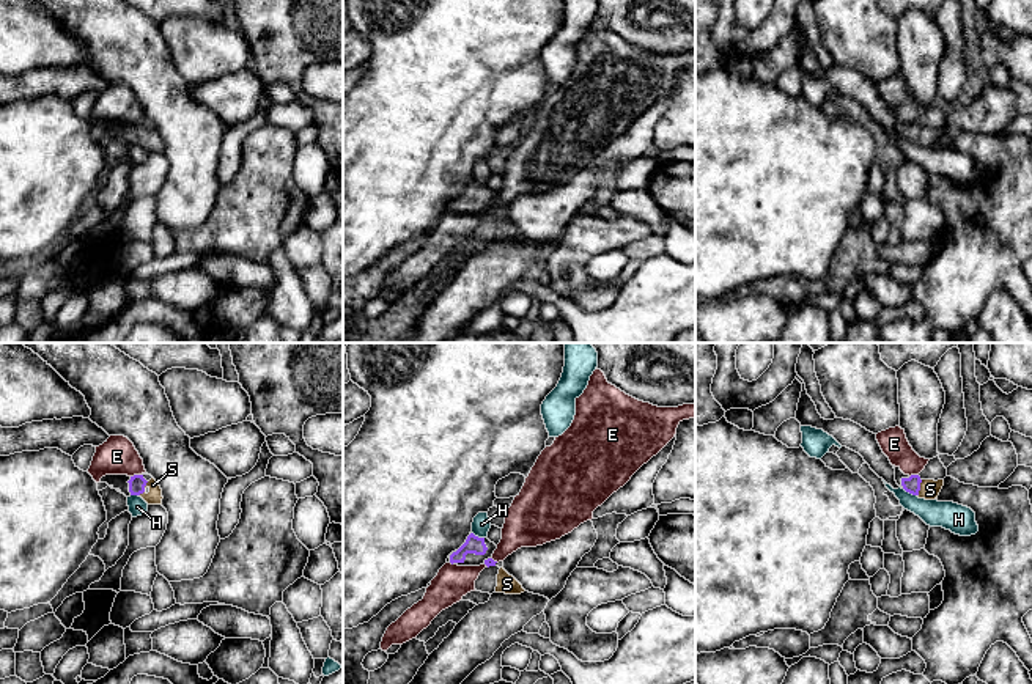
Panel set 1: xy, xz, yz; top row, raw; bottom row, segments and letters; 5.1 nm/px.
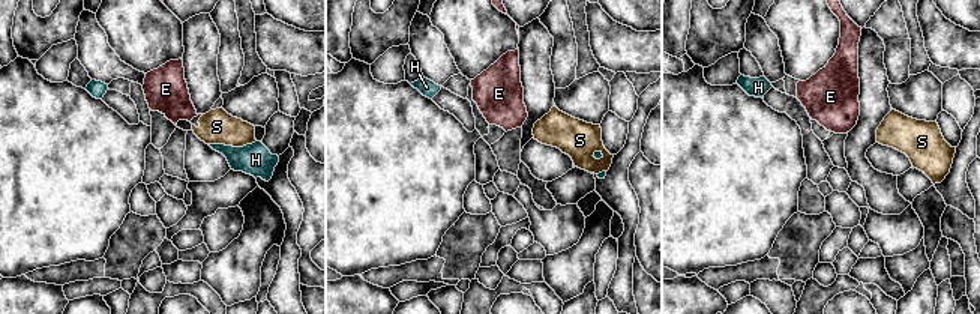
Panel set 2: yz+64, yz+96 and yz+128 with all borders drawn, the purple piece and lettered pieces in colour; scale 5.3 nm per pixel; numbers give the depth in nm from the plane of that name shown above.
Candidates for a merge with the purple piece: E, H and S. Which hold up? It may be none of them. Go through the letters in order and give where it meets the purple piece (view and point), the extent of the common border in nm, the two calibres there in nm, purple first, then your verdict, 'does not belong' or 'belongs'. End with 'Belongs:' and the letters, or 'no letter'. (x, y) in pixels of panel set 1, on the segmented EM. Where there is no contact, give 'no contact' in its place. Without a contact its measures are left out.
E: xy (136, 475) | 60 nm | 90/190 nm | does not belong
H: yz (910, 492) | 80 nm | 90/140 nm | does not belong
S: yz (919, 488) | 90 nm | 90/100 nm | belongs
Belongs: S

